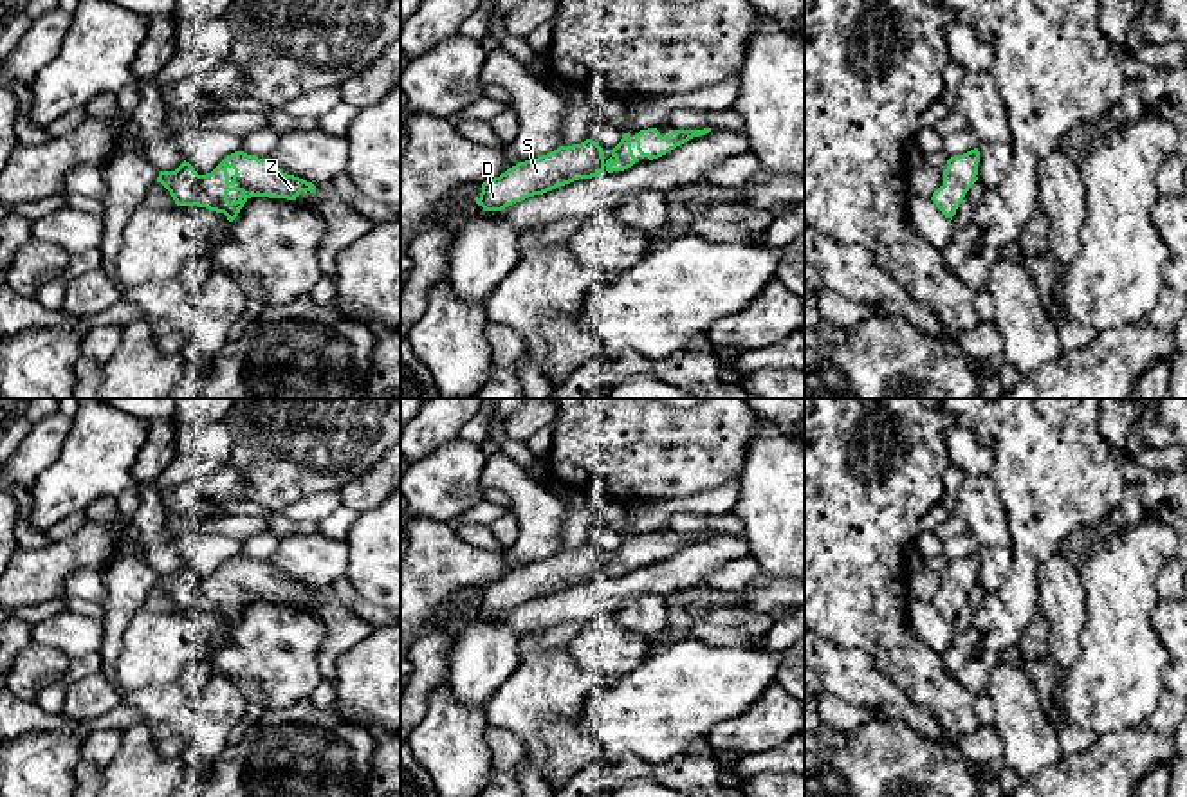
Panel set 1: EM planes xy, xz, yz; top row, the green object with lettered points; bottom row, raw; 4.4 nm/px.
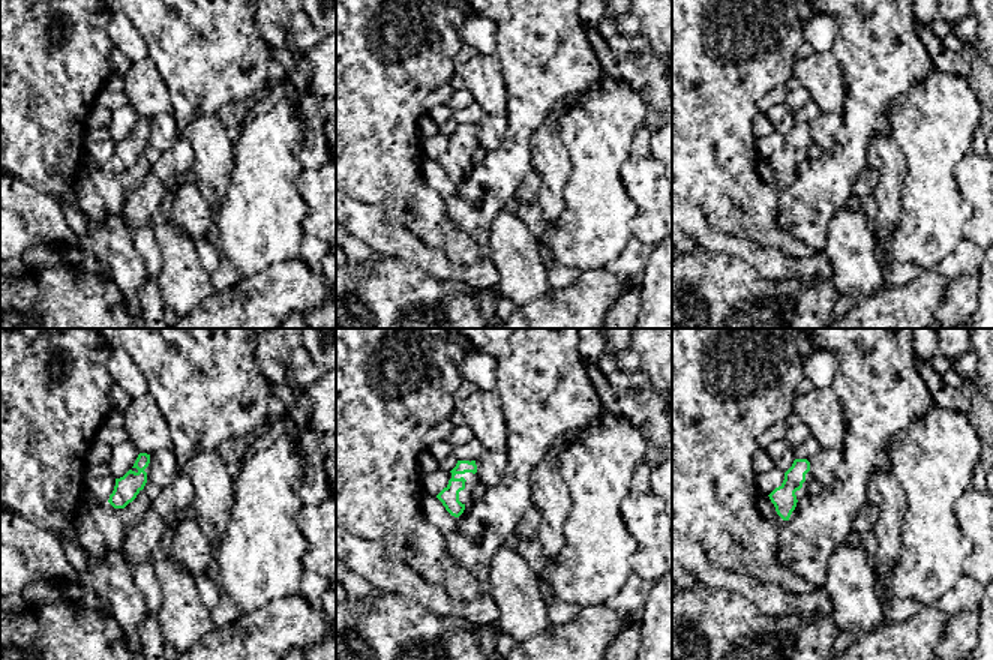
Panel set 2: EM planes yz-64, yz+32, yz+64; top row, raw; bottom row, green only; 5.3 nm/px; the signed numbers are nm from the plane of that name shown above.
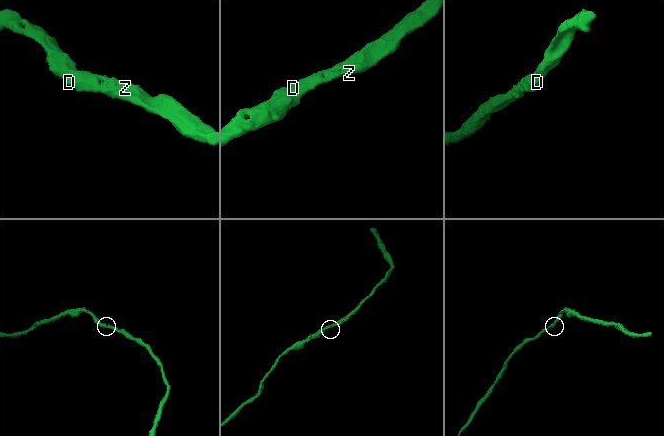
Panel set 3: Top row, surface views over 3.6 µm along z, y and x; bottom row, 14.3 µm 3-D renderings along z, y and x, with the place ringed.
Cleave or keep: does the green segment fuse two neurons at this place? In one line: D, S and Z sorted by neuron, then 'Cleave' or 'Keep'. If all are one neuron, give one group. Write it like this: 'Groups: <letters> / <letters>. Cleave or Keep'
Groups: D S Z. Keep

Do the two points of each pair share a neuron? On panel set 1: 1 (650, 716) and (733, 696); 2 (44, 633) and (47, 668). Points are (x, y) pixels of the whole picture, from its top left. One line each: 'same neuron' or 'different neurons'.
1: same neuron
2: different neurons

